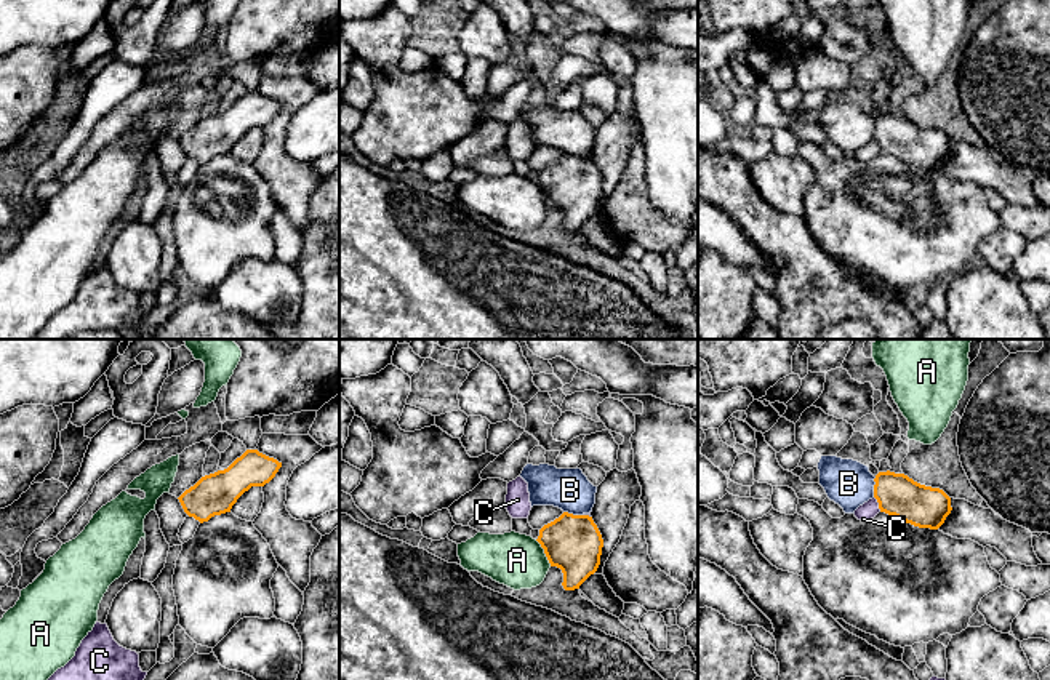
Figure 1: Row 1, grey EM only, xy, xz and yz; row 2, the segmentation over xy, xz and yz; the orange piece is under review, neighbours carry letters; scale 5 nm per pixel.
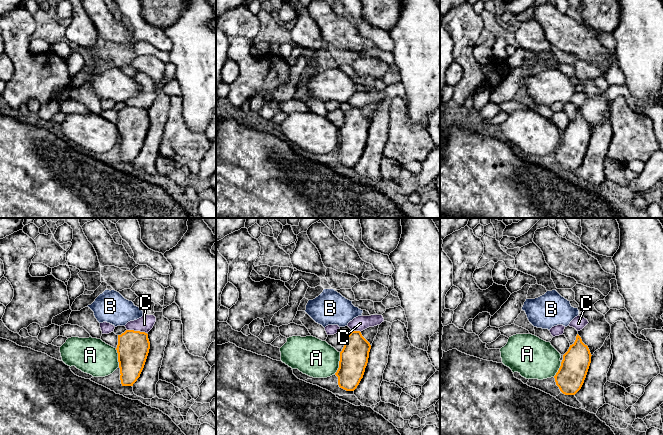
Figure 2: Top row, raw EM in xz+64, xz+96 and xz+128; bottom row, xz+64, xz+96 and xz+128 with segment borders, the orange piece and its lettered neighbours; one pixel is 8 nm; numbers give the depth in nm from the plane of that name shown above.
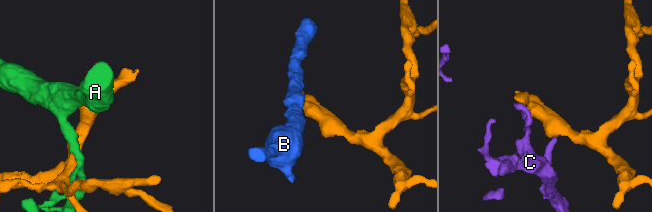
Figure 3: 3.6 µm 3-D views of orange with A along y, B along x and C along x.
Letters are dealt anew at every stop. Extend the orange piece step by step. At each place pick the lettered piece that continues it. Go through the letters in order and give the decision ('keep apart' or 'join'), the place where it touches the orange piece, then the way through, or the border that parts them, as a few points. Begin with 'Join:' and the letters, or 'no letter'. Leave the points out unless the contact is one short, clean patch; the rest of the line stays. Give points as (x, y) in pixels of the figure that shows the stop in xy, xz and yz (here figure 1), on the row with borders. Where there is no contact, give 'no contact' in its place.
Join: no letter
A: keep apart; contact xz (545, 552)
B: keep apart; contact yz (874, 487)
C: keep apart; contact yz (879, 504); border yz (874, 496), (881, 511)

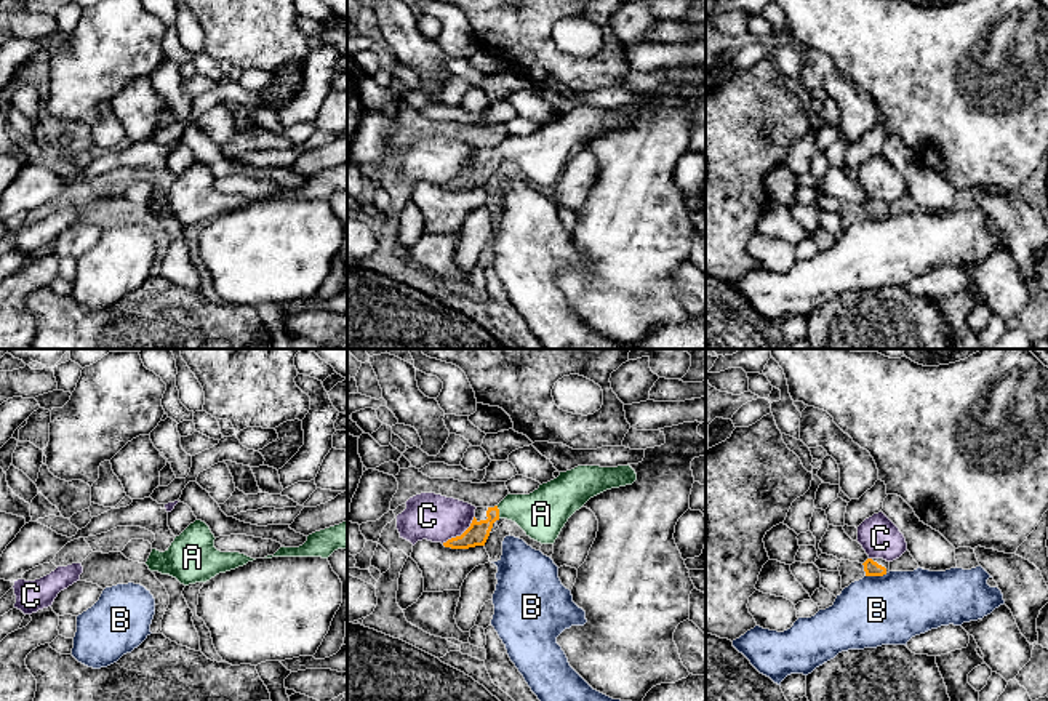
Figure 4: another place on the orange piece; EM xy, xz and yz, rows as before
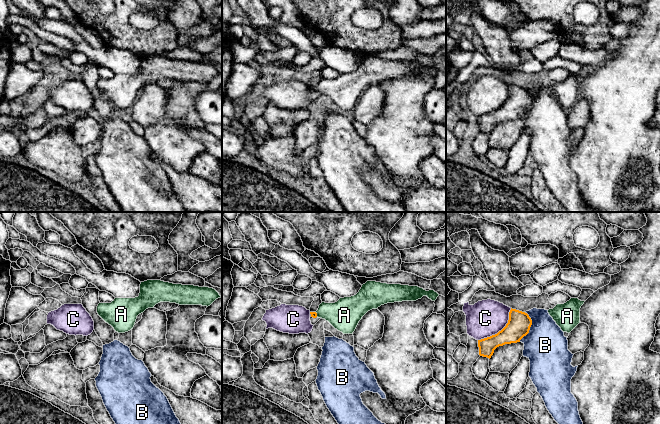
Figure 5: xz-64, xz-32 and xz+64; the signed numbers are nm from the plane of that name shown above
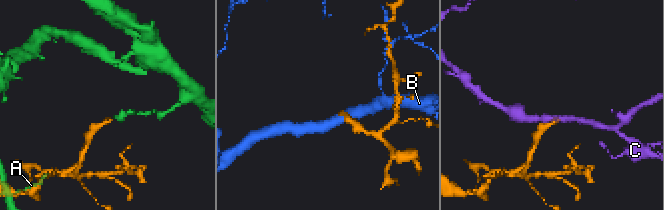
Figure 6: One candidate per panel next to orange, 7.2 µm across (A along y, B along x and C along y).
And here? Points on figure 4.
Join: A
A: join; contact xz (498, 512); way xz (477, 533), (498, 512), (541, 514)
B: keep apart; contact yz (876, 575); border yz (887, 573), (866, 576)
C: keep apart; contact xz (461, 535)

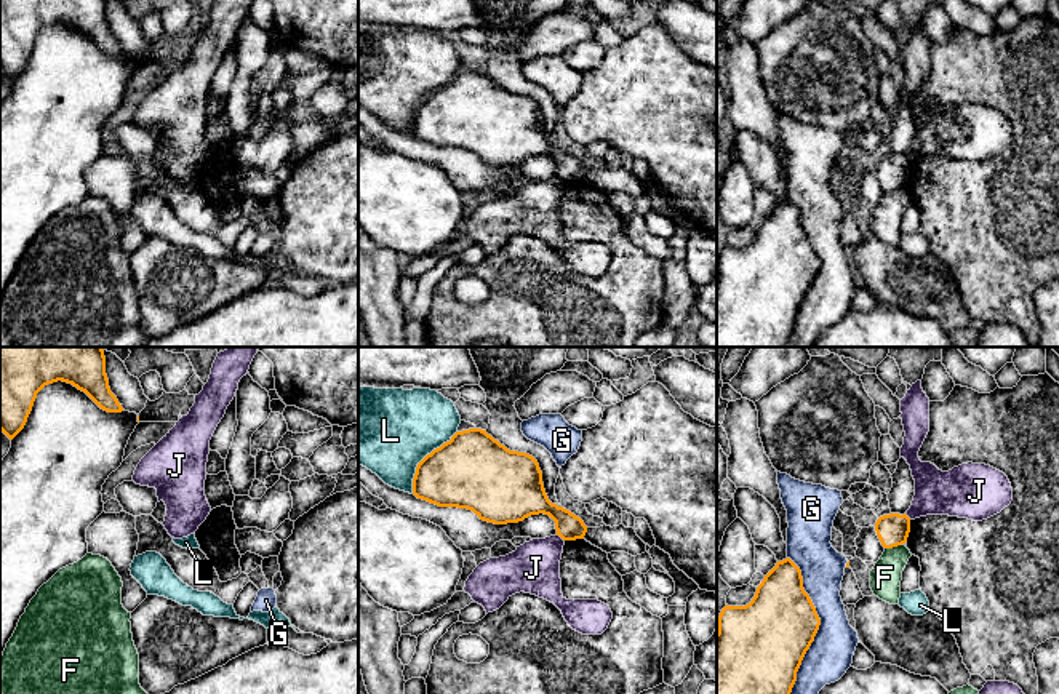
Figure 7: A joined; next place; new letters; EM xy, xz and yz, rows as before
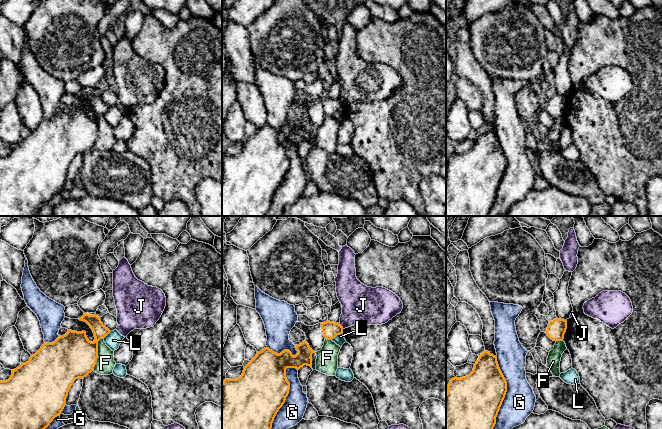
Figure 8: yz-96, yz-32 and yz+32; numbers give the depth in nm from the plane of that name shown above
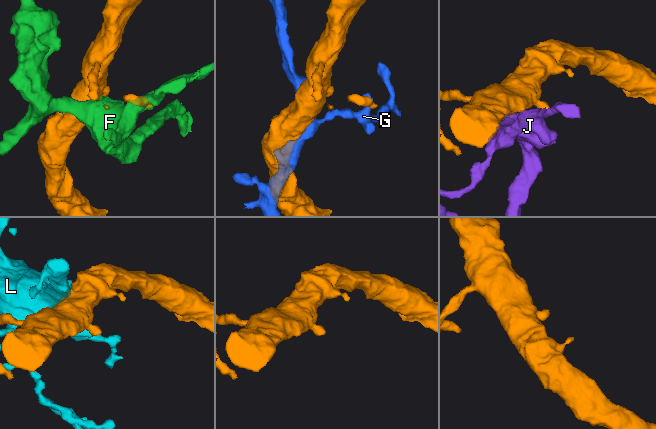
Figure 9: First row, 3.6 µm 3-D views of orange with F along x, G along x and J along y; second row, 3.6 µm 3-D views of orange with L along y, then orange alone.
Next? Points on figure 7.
Join: no letter
F: keep apart; contact yz (893, 546)
G: keep apart; contact yz (819, 624)
J: keep apart; contact xz (560, 536)
L: keep apart; contact xz (423, 459)

